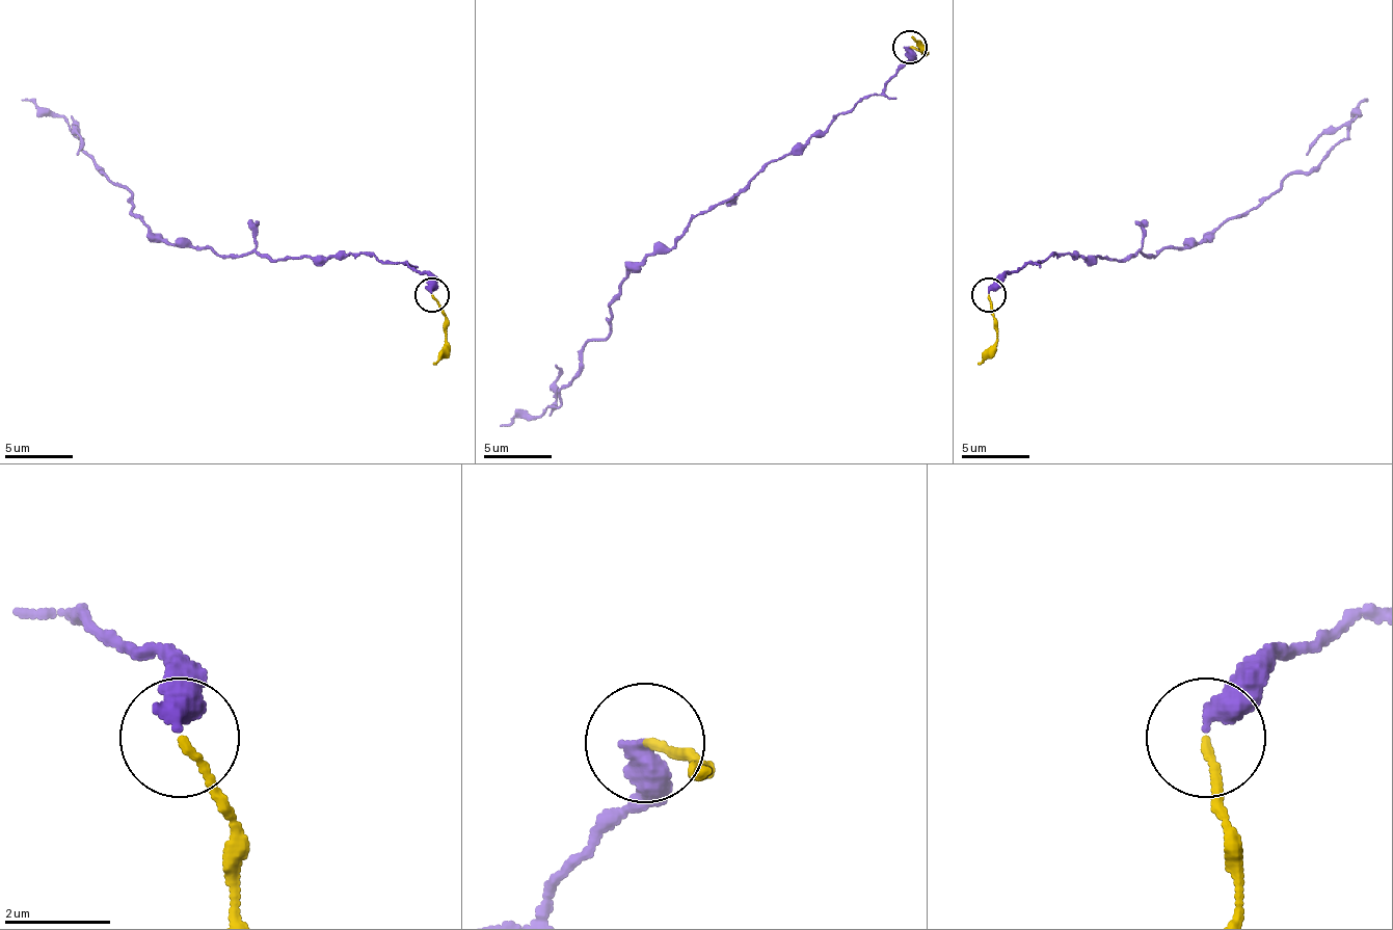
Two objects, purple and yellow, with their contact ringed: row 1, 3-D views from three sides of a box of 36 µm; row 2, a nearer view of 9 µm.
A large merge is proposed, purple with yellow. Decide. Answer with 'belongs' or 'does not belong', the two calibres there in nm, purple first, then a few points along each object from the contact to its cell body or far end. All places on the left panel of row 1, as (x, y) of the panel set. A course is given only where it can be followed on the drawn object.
does not belong; calibres 440 and 140 nm; course purple (432, 292), (401, 261), (268, 261), (166, 244), (80, 138), (23, 101); course yellow (432, 295), (446, 319), (446, 346), (432, 364)

